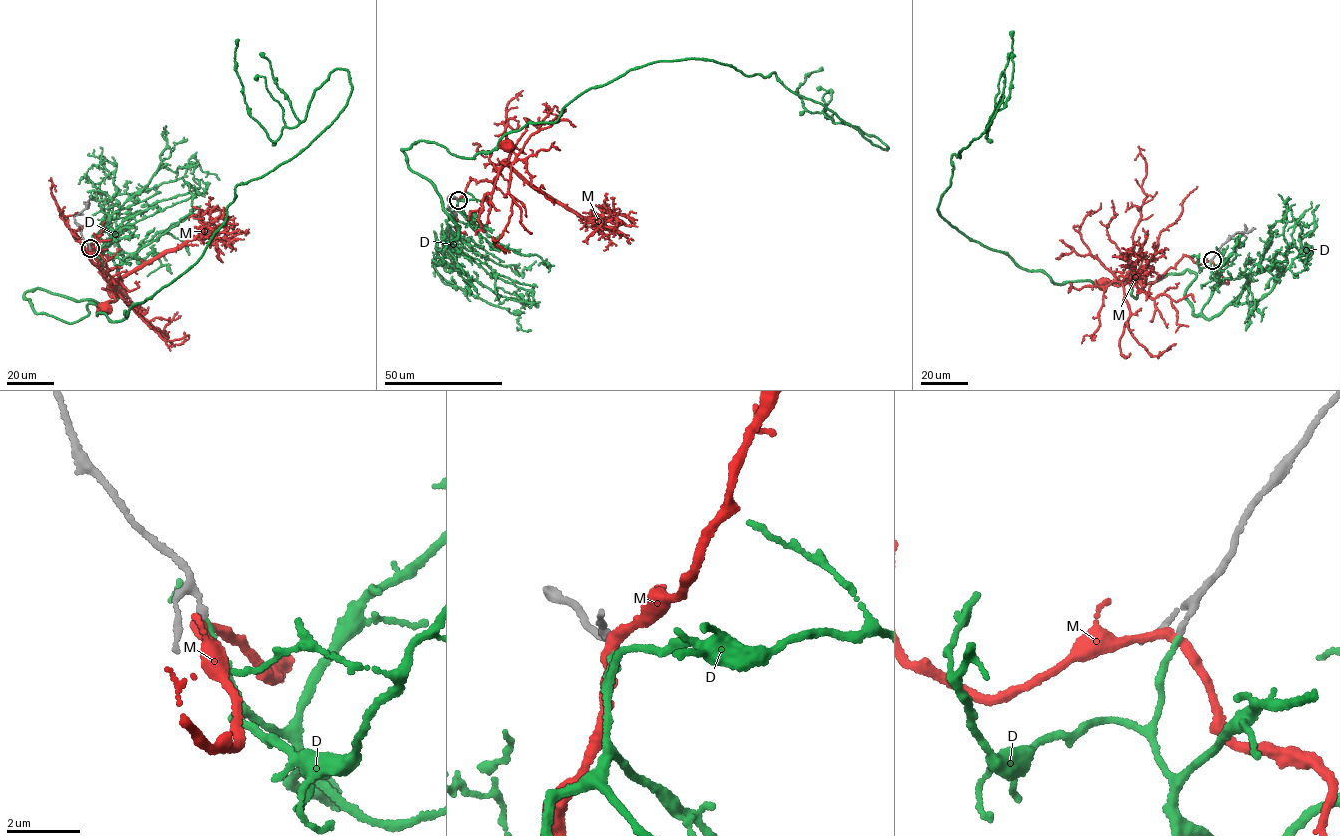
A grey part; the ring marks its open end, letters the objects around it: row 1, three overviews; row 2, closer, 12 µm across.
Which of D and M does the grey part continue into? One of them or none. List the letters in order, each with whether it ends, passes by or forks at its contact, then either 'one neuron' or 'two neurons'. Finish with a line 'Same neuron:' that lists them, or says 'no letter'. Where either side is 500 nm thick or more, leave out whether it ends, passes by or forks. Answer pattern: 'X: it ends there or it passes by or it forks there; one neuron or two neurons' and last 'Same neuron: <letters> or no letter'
D: it ends there; one neuron
M: it passes by; two neurons
Same neuron: D

